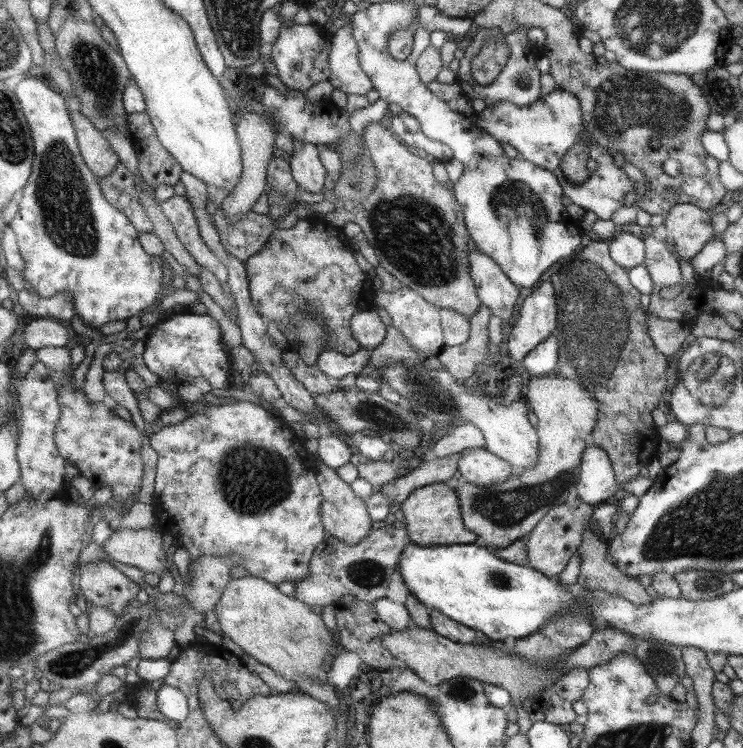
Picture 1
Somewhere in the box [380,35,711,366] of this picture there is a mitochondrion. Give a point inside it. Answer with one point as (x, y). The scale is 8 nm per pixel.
(622, 101)

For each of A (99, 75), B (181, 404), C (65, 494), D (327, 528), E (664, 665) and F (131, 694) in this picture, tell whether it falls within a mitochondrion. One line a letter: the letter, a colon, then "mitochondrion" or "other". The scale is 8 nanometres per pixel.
A: mitochondrion
B: other
C: other
D: other
E: mitochondrion
F: other

